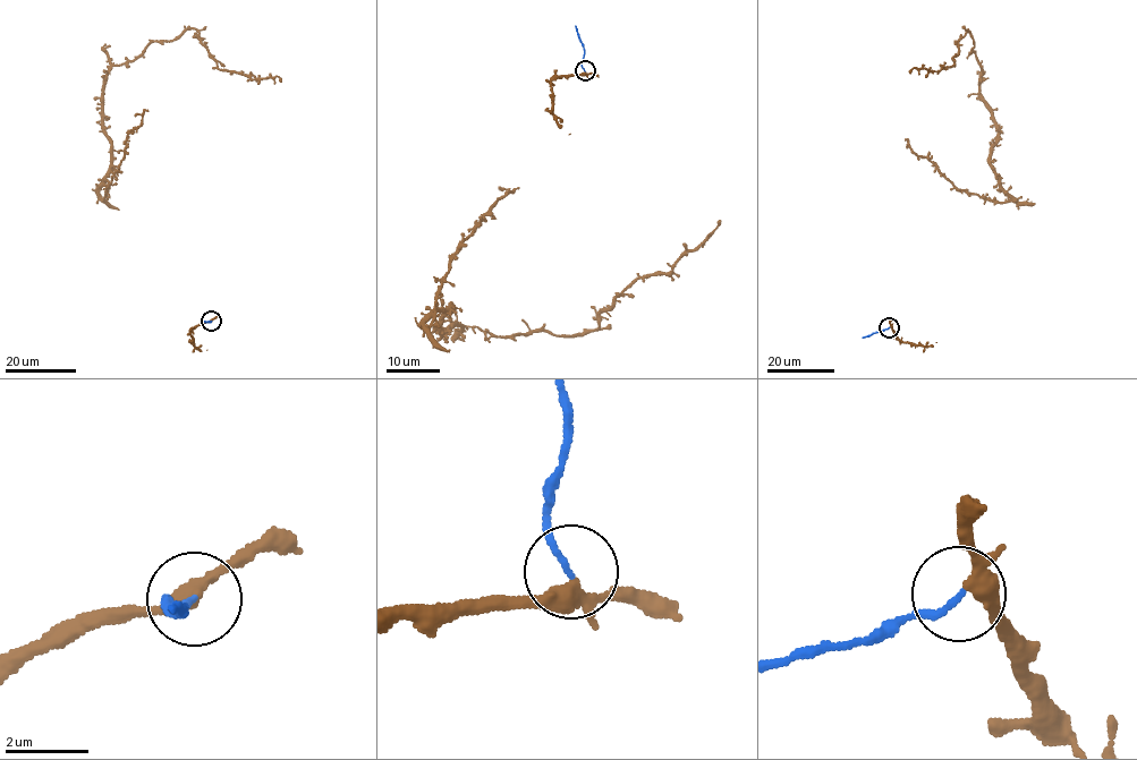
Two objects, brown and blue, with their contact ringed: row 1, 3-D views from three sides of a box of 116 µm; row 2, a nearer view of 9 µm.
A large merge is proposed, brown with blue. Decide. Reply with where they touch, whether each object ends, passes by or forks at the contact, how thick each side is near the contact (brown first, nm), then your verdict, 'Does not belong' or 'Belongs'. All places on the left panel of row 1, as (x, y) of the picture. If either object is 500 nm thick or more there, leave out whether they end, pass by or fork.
Place: (211, 321). At the ring brown forks. At the ring blue ends. Thickness 300 nm (brown) against 140 nm. Does not belong

